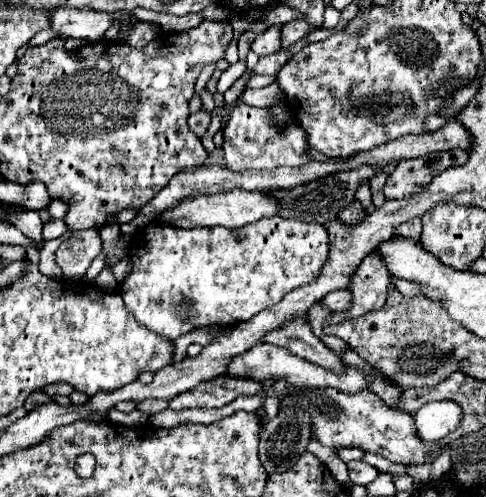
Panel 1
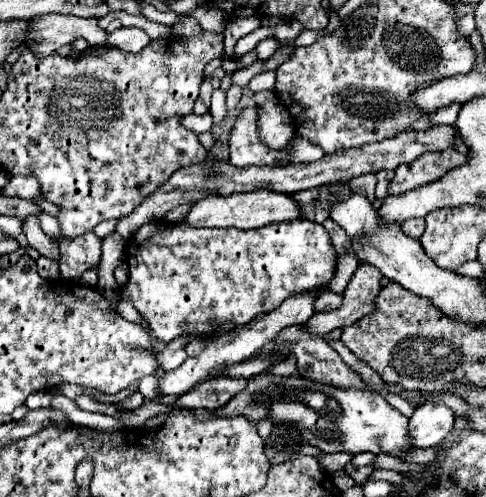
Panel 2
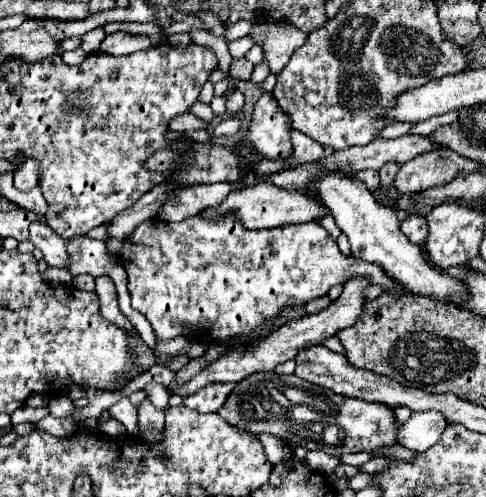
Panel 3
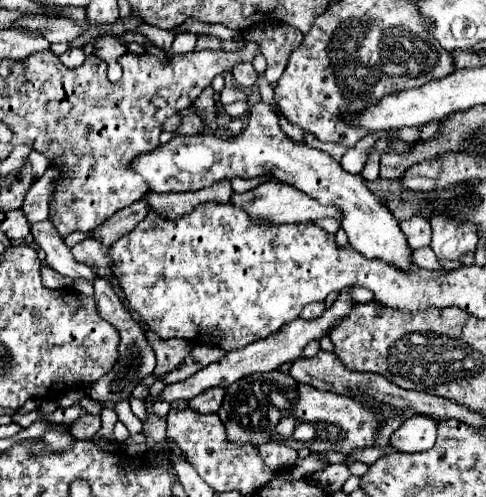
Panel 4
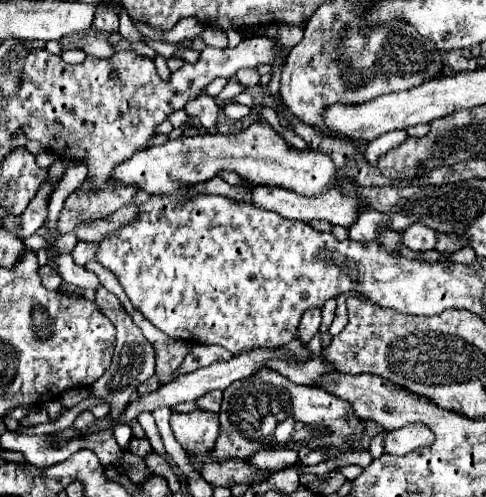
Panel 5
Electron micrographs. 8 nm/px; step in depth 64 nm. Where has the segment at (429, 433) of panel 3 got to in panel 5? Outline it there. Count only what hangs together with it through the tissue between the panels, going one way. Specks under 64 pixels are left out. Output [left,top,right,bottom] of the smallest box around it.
[384,424,434,456]

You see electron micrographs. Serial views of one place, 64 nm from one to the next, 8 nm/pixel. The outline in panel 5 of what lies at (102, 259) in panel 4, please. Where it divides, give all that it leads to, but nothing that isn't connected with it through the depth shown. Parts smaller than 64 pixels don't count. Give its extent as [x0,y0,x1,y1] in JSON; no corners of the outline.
[72,242,96,266]

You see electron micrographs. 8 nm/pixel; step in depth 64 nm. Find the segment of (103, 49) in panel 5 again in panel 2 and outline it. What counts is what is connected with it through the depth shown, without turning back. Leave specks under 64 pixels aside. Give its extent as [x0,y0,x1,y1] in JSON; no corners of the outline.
[106,28,150,52]

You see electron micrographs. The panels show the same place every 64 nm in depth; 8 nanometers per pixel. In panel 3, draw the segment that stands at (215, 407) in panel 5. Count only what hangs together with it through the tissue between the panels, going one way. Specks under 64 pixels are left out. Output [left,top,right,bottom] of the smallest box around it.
[184,384,234,412]

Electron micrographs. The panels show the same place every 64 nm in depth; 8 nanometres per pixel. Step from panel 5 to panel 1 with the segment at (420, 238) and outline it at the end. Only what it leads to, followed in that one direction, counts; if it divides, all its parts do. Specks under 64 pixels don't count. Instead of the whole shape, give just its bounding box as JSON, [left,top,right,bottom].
[396,218,422,240]

